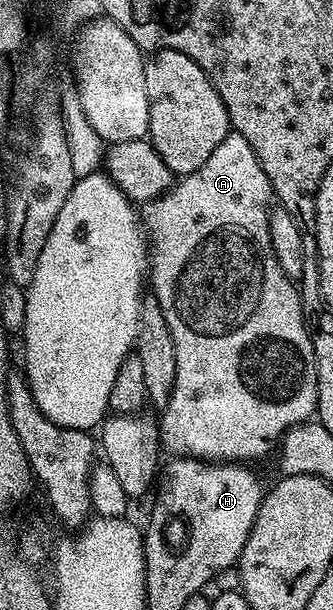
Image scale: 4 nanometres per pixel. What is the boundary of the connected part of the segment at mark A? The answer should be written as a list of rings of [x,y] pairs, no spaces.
[[[231,132],[208,155],[208,163],[196,171],[179,176],[170,190],[162,197],[145,206],[144,229],[148,234],[148,281],[154,284],[152,295],[168,319],[168,331],[172,331],[172,343],[176,343],[176,383],[170,392],[170,401],[161,410],[158,421],[158,435],[163,450],[174,457],[196,457],[199,461],[219,463],[254,463],[270,452],[286,436],[286,432],[297,425],[305,425],[316,413],[316,355],[312,351],[312,339],[308,339],[306,320],[302,314],[302,295],[299,286],[280,271],[276,255],[272,255],[272,239],[268,239],[270,230],[270,211],[272,208],[272,190],[256,151],[248,147],[244,135]]]

